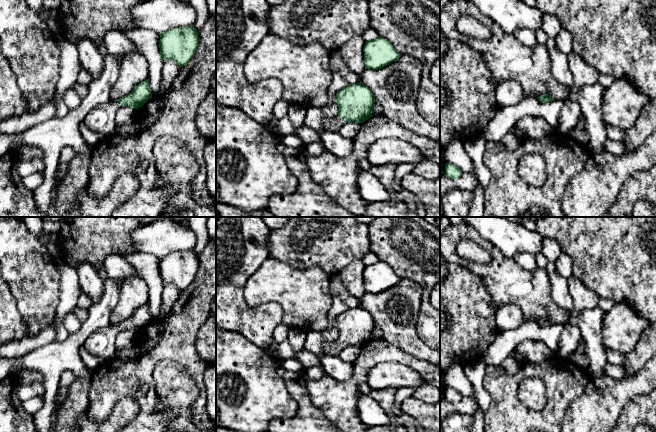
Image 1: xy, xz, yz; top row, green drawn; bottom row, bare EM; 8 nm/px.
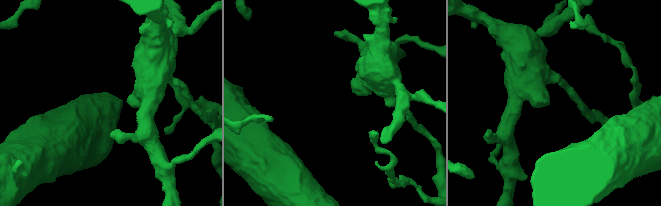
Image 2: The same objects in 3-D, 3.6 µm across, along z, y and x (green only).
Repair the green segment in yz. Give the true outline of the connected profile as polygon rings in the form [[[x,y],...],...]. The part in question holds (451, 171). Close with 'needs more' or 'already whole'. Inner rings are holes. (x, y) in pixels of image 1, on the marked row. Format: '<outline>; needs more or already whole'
[[[445,164],[445,173],[444,176],[450,179],[458,179],[462,175],[461,170],[452,164]]]; already whole

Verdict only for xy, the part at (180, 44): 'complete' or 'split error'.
complete

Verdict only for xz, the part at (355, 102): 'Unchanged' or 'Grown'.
Grown

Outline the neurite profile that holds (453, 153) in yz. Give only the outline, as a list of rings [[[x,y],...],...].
[[[451,141],[441,149],[441,155],[446,164],[457,166],[462,174],[475,173],[473,162],[465,151],[462,141]]]

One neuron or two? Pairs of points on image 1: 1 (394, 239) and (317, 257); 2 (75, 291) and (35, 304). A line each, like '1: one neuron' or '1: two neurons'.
1: two neurons
2: two neurons

